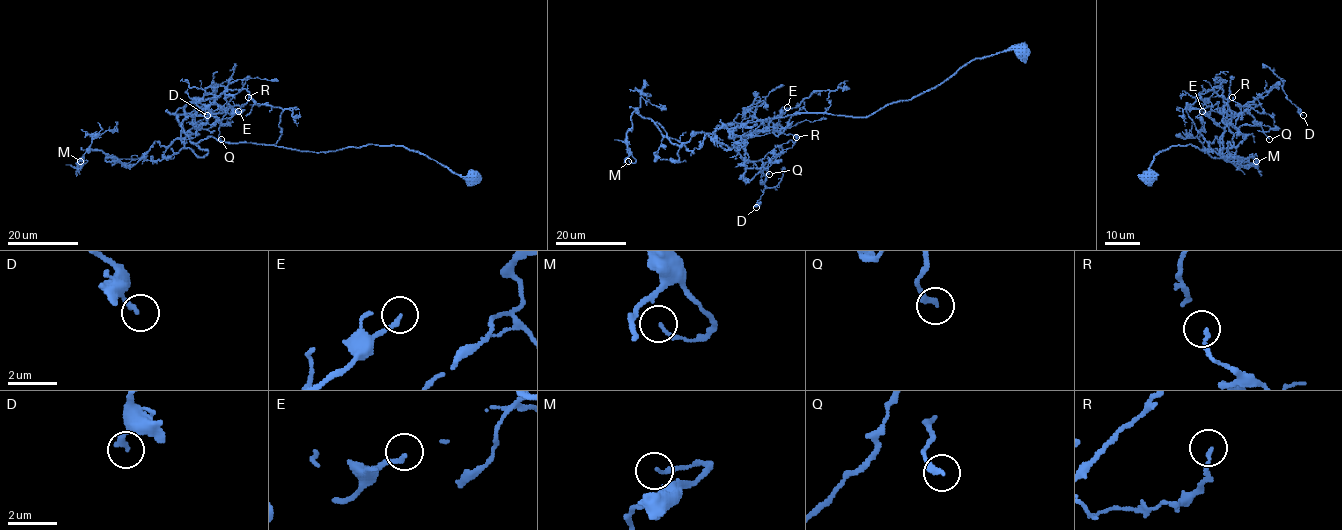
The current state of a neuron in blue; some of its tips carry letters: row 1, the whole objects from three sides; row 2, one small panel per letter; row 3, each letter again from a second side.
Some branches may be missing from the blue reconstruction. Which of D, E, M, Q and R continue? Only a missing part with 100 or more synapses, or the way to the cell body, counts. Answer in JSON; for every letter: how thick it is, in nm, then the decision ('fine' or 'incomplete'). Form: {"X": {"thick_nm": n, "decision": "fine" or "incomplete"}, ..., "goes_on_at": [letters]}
{"D": {"thick_nm": 200, "decision": "fine"}, "E": {"thick_nm": 180, "decision": "fine"}, "M": {"thick_nm": 140, "decision": "fine"}, "Q": {"thick_nm": 260, "decision": "fine"}, "R": {"thick_nm": 130, "decision": "fine"}, "goes_on_at": []}

